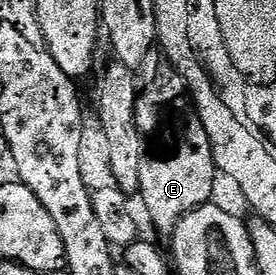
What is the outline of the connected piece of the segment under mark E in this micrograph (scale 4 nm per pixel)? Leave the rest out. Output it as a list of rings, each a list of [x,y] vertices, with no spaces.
[[[175,69],[167,70],[158,72],[145,87],[143,84],[142,90],[136,96],[136,124],[140,136],[144,139],[138,199],[144,202],[144,207],[148,210],[149,221],[164,234],[164,237],[171,236],[172,230],[186,213],[190,213],[195,207],[200,207],[213,198],[212,190],[216,187],[216,179],[218,180],[210,137],[202,125],[200,114],[188,96],[188,84]]]

